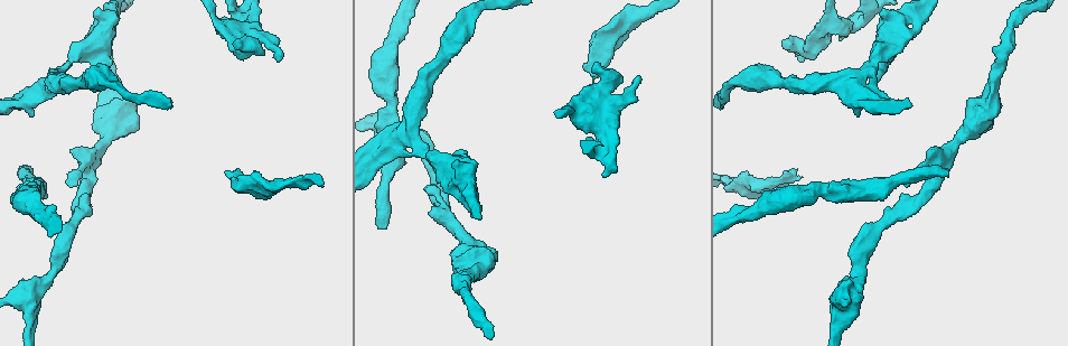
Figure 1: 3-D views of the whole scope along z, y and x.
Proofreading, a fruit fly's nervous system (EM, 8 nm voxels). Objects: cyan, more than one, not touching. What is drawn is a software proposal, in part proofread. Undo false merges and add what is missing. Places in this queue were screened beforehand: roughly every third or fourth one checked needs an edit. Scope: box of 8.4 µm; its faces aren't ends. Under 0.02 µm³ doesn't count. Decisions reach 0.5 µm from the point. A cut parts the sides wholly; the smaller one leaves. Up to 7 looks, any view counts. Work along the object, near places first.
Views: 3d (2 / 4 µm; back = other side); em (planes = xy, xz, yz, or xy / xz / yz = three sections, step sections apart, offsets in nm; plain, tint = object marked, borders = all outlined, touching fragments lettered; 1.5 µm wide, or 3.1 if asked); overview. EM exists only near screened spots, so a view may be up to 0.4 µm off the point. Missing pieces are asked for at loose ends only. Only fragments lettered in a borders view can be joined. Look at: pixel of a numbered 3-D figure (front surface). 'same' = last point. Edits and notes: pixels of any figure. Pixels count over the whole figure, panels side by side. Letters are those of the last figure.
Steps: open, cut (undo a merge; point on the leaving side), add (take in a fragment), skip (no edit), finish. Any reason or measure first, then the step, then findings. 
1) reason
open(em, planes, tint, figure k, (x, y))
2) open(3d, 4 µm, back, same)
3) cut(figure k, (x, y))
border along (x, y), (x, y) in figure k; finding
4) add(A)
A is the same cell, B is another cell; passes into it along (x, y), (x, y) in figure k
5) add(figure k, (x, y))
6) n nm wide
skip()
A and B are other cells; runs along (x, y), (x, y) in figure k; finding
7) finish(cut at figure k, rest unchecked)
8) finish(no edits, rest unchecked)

an open end
open(em, yz, step 4, plain, figure 1, (239, 39))

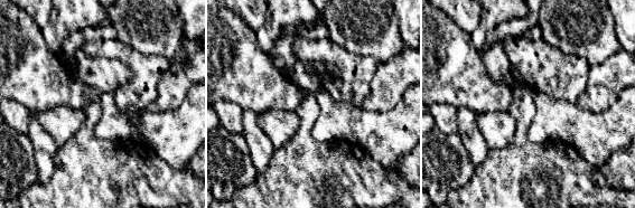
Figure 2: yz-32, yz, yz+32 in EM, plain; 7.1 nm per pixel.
see the neighbours
open(em, yz, step 4, borders, same)

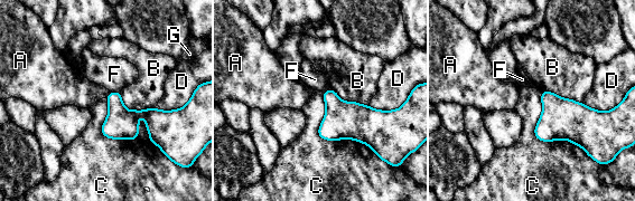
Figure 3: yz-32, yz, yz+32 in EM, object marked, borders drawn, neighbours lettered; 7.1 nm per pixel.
skip()
A, B, C, D, F and G are other cells; border along (110, 92), (105, 97) in figure 3; no lettered fragment goes on from it

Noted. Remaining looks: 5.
branch stops here
open(em, planes, borders, figure 1, (457, 152))

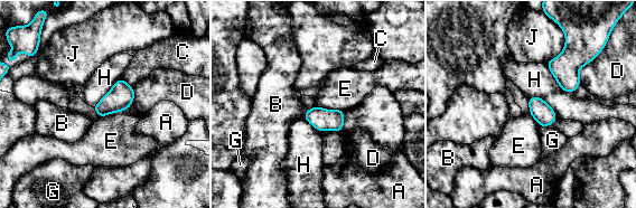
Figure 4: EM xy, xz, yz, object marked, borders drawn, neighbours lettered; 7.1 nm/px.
skip()
A, B, C, D, E, G, H and J are other cells; no lettered fragment goes on from it

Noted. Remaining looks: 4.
branch stops here
open(3d, 4 µm, back, figure 1, (944, 177))

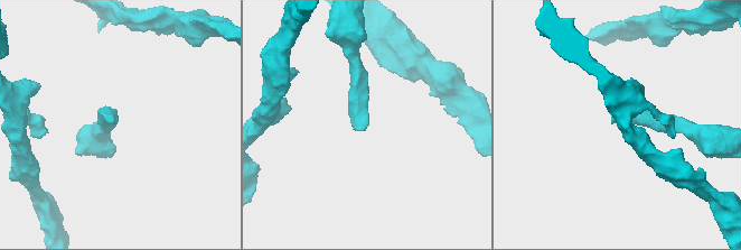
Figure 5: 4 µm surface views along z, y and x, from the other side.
open(em, yz, step 4, borders, figure 5, (613, 122))

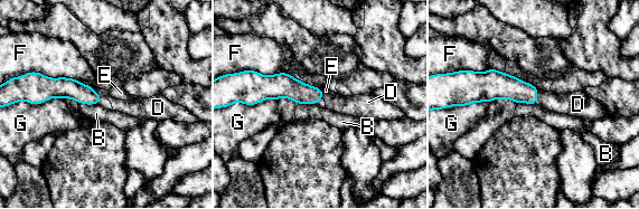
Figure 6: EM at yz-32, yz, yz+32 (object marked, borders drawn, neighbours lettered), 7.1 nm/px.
add(D)
D is the same cell, B, E, F and G are other cells; passes into it along (506, 86), (536, 98), (570, 103) in figure 6; the cell continues

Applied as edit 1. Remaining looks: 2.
finish(add at figure 6, rest unchecked)

